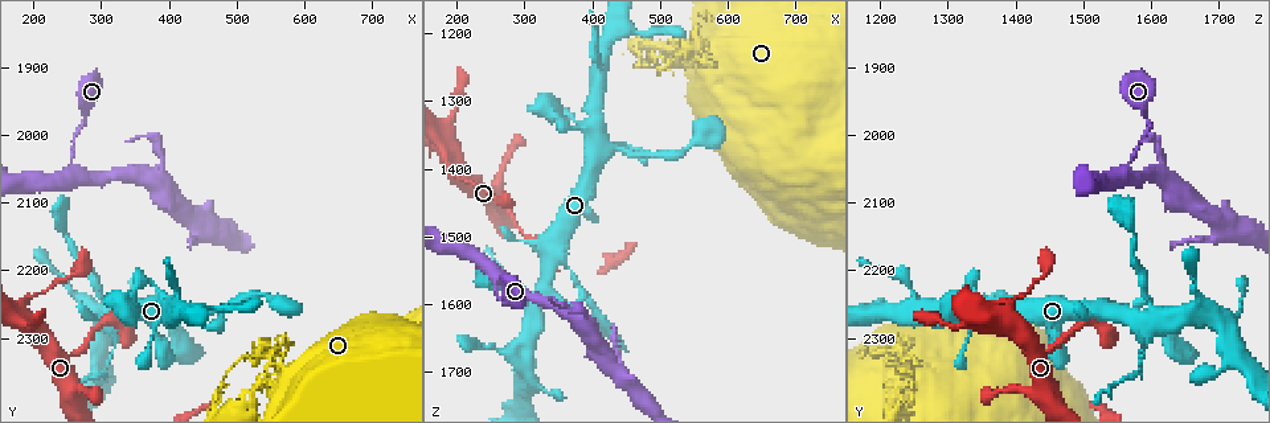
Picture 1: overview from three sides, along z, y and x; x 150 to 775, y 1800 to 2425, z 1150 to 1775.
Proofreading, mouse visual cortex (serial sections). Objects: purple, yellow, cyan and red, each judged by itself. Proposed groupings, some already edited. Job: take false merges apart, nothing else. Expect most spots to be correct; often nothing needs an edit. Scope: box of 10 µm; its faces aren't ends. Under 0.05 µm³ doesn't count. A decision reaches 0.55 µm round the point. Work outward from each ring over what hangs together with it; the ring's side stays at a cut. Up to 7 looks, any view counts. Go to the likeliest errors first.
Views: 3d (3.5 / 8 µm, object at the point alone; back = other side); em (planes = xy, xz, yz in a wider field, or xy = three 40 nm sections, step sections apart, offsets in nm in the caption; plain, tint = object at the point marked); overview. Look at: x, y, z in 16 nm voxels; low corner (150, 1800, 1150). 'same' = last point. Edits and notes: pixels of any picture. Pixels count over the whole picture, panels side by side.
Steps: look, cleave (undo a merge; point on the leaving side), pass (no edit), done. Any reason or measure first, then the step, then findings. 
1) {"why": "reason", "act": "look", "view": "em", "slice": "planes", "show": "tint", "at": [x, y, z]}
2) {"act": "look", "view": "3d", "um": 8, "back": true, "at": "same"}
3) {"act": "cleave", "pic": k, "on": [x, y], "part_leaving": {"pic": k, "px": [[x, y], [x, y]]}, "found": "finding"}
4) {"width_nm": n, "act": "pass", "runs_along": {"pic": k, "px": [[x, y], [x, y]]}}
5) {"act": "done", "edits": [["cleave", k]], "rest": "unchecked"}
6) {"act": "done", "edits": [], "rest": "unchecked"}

{"why": "sharp bend", "act": "look", "view": "3d", "um": 3.5, "at": [550, 2325, 1230]}

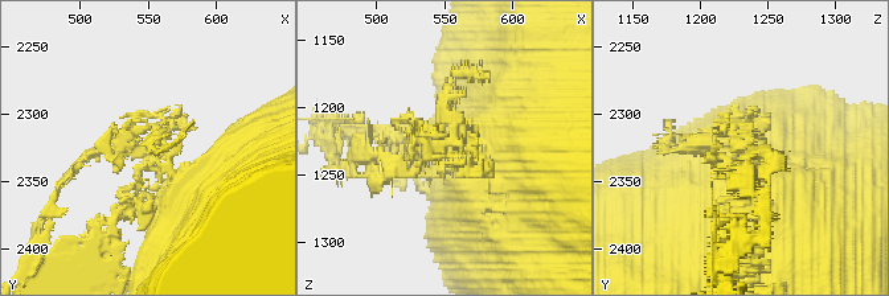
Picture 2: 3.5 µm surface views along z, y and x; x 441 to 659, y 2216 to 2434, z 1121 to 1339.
{"act": "look", "view": "em", "slice": "xy", "step": 3, "show": "tint", "at": [544, 2332, 1234]}

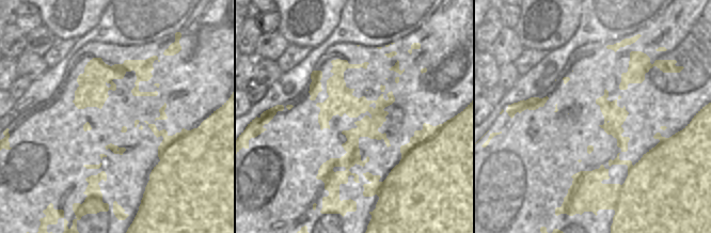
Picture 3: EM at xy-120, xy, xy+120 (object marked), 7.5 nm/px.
{"width_nm": 240, "act": "pass", "runs_along": {"pic": 2, "px": [[168, 214], [140, 198], [132, 146], [76, 165]]}, "found": "continuous, no second cell"}

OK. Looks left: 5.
{"why": "calibre changes", "act": "look", "view": "3d", "um": 3.5, "at": [300, 2235, 1595]}

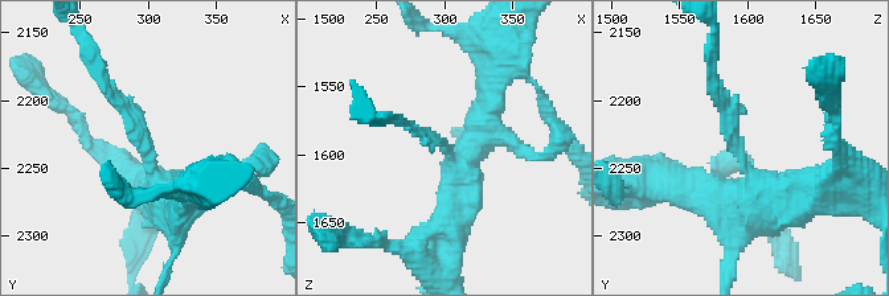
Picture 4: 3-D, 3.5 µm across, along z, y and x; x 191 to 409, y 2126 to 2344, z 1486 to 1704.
{"arm_widths_nm": [100, 400], "act": "look", "view": "em", "slice": "xy", "step": 5, "show": "tint", "at": [300, 2230, 1592]}

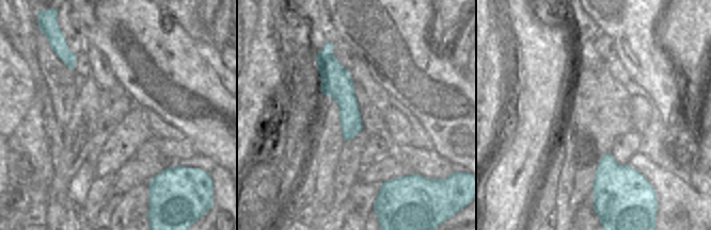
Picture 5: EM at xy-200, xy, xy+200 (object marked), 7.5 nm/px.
{"act": "pass", "runs_along": {"pic": 5, "px": [[330, 50], [348, 137]]}, "found": "all the same cell"}

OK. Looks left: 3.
{"why": "sudden change in width", "act": "look", "view": "3d", "um": 3.5, "back": true, "at": [260, 2005, 1585]}

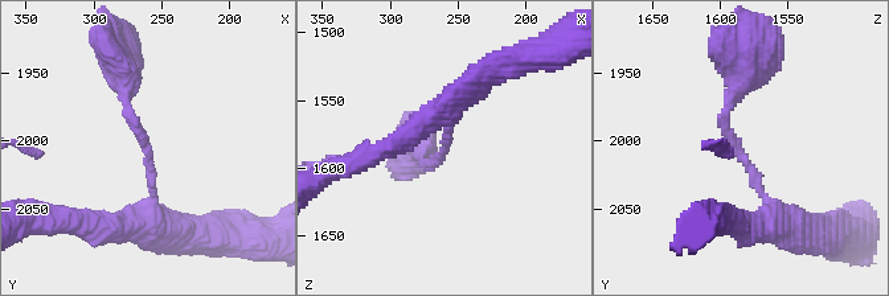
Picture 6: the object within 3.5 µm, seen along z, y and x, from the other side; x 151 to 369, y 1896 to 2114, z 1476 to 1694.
{"why": "now the EM", "act": "look", "view": "em", "slice": "xy", "step": 2, "show": "tint", "at": [262, 2010, 1588]}

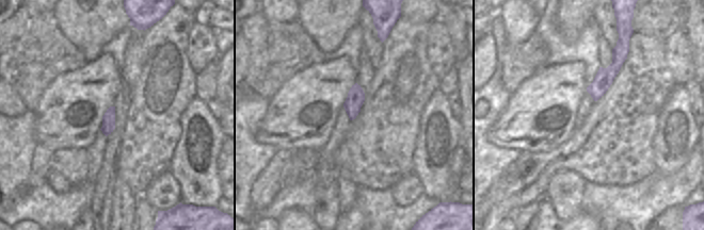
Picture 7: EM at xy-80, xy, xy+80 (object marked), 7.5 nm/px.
{"arm_widths_nm": [200, 200], "act": "pass", "found": "continuous, no second cell"}

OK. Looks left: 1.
{"act": "done", "edits": [], "rest": "unchecked"}

